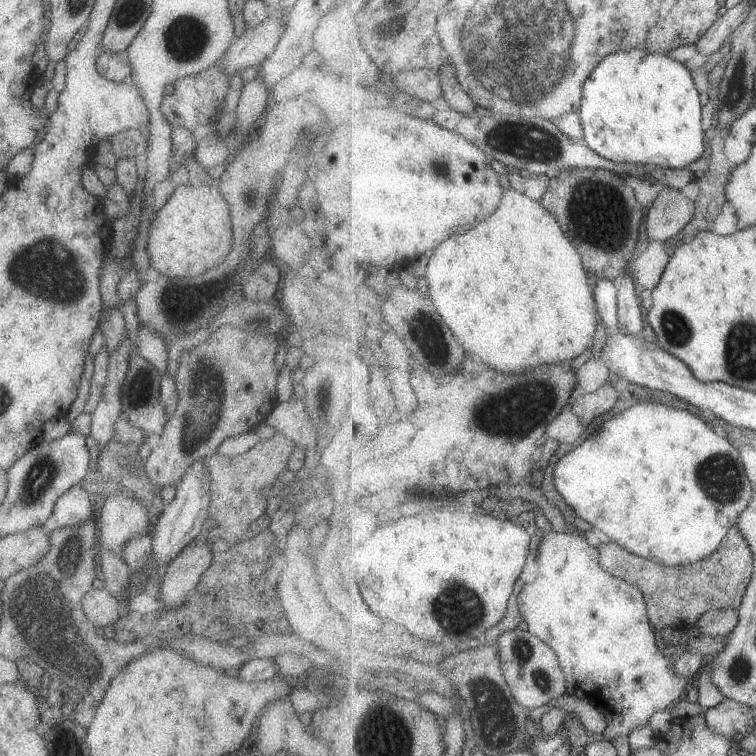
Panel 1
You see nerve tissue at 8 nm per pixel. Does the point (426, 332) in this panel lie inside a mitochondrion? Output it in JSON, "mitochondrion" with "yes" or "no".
{"mitochondrion":"yes"}

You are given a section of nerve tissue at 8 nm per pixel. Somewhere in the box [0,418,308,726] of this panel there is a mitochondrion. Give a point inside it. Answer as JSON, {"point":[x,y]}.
{"point":[39,476]}

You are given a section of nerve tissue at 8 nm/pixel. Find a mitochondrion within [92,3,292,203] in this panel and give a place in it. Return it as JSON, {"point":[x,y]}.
{"point":[184,37]}

